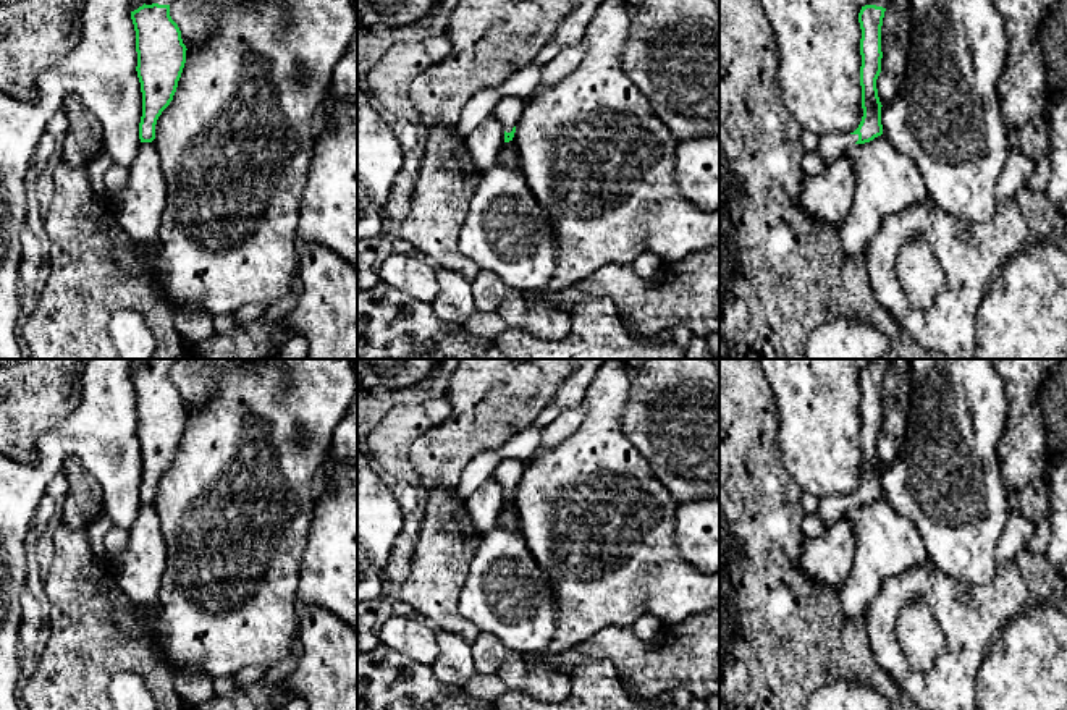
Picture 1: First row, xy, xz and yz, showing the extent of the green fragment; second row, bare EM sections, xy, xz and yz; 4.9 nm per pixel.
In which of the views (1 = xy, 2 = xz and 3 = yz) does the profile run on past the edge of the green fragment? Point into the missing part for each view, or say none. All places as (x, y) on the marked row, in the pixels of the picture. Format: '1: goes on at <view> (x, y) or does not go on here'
1: goes on at xy (149, 2)
2: goes on at xz (508, 109)
3: goes on at yz (831, 146)

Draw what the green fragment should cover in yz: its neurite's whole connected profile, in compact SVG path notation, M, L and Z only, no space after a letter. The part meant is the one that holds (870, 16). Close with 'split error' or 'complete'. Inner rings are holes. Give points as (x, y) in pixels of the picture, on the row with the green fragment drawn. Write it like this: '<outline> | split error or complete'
M868 0L858 13L862 29L860 39L860 86L863 116L858 128L850 134L821 136L818 154L831 163L841 157L850 146L865 144L883 134L881 102L878 97L876 79L881 73L881 26L886 6L891 0Z | split error

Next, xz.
M503 97L496 104L493 115L498 116L500 121L503 123L504 142L512 141L517 120L522 113L522 107L524 107L524 99L519 99L519 97Z | split error

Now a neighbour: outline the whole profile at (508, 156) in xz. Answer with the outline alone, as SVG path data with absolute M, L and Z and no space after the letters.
M516 133L514 137L509 142L504 142L500 155L498 155L498 165L504 168L517 168L517 142L516 142Z

